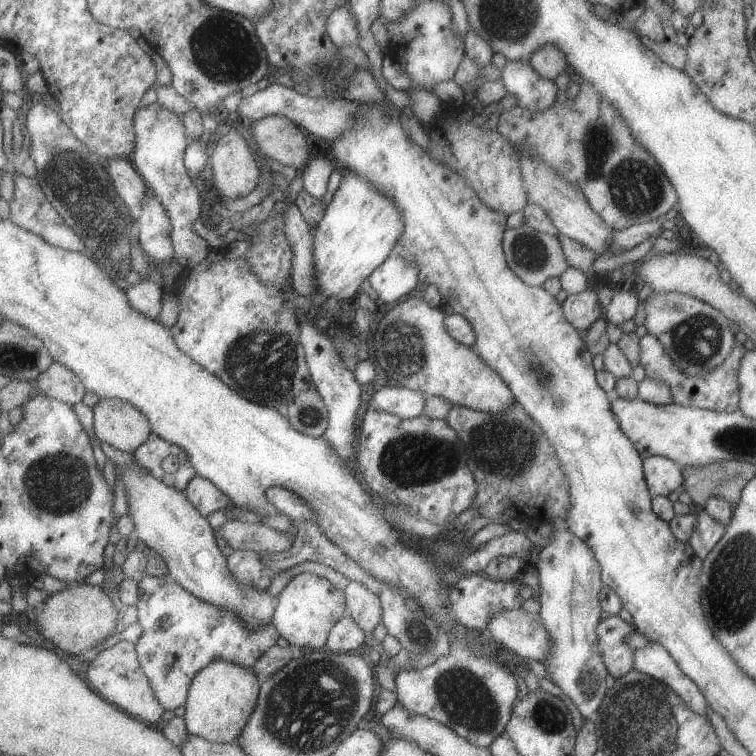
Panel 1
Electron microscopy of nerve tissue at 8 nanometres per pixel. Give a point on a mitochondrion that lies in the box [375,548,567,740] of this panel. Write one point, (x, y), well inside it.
(462, 694)

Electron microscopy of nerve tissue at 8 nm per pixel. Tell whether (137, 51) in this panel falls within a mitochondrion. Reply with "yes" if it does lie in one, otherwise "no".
no

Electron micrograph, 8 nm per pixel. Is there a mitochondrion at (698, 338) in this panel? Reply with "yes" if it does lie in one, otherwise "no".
yes

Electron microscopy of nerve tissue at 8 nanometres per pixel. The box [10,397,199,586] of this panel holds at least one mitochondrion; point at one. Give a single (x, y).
(57, 484)

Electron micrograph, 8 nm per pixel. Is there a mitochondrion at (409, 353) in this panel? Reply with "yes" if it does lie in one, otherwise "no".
yes

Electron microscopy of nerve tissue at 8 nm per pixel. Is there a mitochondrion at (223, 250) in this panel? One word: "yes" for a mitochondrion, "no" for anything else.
no

